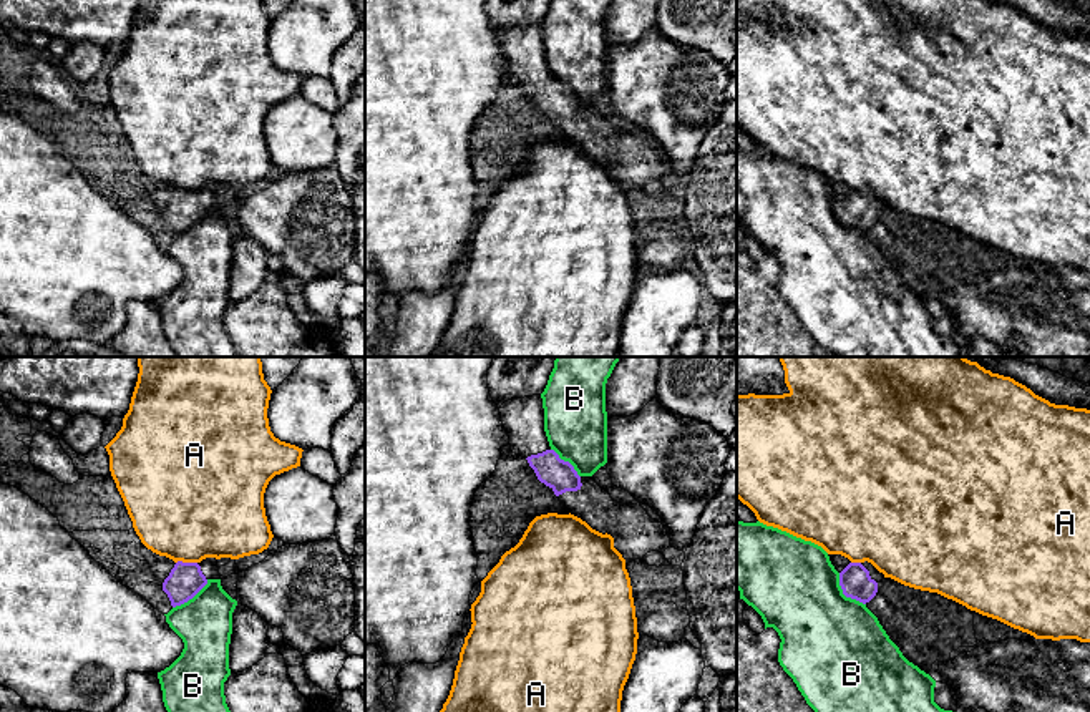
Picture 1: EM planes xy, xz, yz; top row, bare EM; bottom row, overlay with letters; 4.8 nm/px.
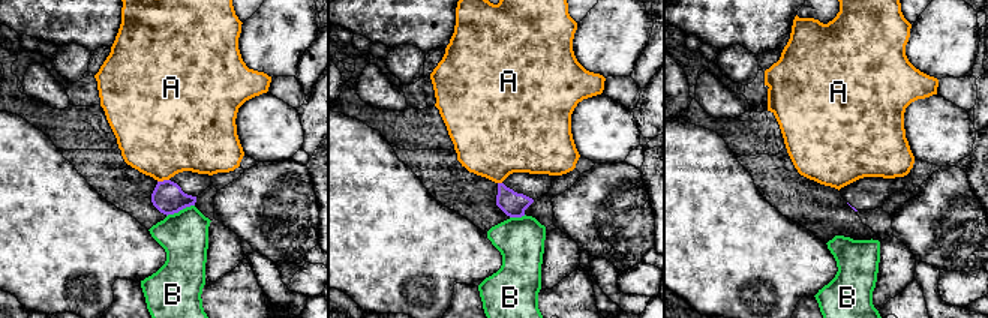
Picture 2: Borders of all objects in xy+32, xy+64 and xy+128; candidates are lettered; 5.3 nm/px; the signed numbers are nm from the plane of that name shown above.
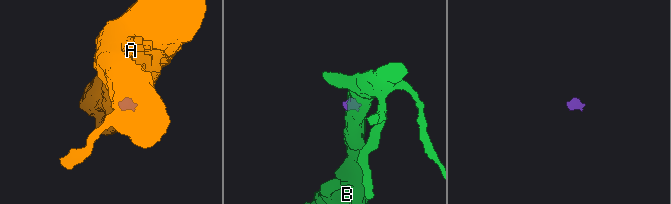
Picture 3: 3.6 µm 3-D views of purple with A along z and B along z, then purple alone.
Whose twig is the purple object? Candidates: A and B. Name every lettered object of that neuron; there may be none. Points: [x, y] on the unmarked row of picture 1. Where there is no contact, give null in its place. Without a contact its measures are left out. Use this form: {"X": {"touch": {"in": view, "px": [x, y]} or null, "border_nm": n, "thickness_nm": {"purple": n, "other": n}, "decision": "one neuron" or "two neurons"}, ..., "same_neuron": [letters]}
{"A": {"touch": {"in": "xy", "px": [186, 191]}, "border_nm": 100, "thickness_nm": {"purple": 170, "other": 480}, "decision": "two neurons"}, "B": {"touch": {"in": "yz", "px": [845, 223]}, "border_nm": 200, "thickness_nm": {"purple": 150, "other": 480}, "decision": "two neurons"}, "same_neuron": []}

